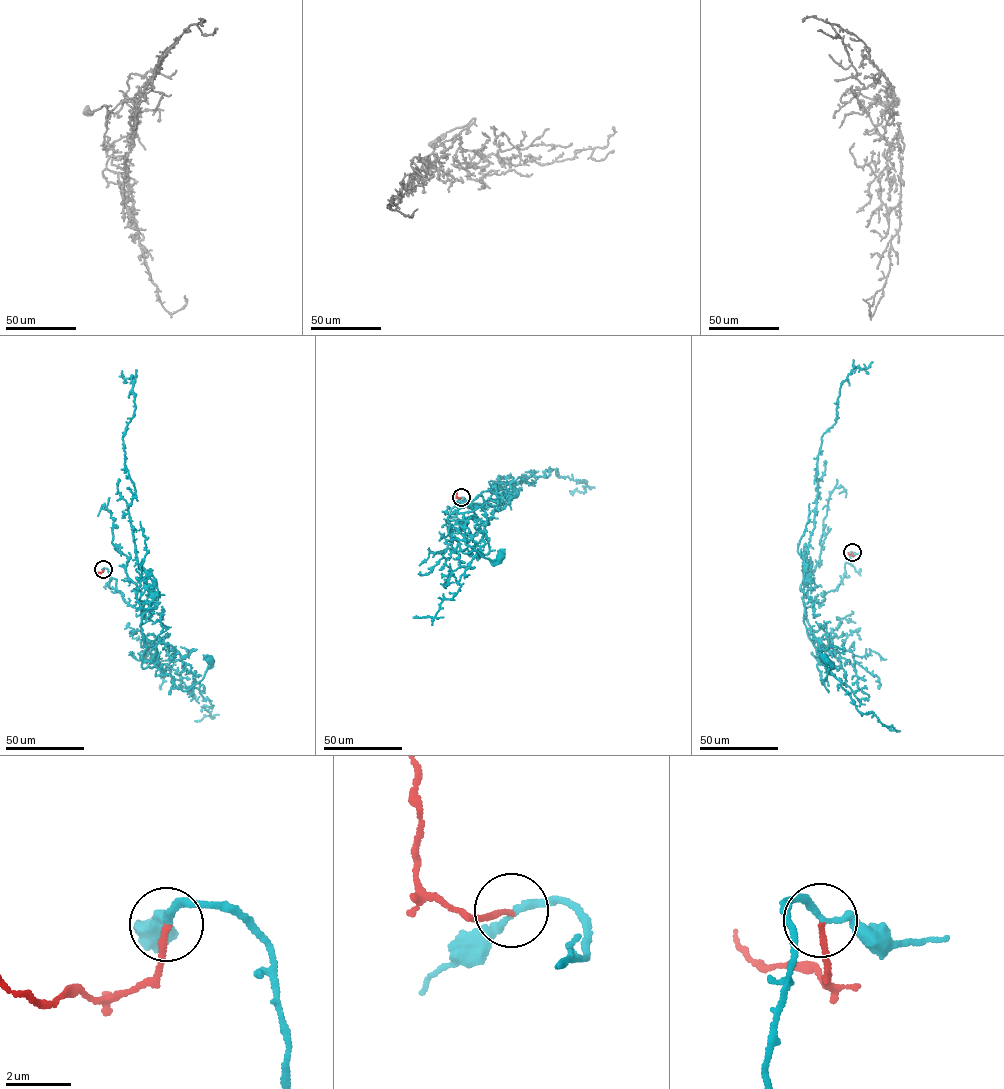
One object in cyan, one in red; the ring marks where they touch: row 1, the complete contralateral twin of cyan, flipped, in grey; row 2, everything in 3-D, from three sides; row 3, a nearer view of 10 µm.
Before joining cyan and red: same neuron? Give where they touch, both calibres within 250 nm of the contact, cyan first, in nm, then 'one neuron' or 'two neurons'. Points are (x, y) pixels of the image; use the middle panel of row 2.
at (461, 497); 190 nm thick on the cyan side, 170 nm on the other; one neuron

